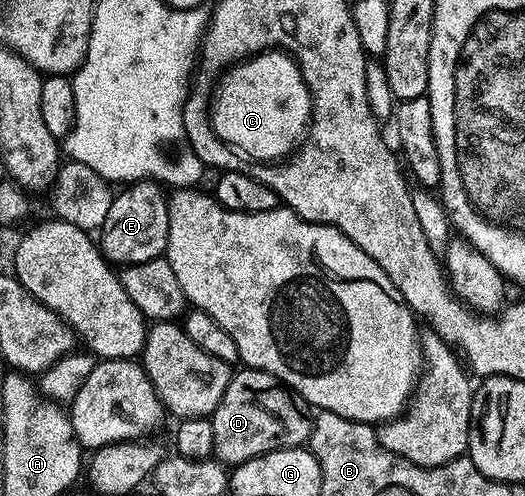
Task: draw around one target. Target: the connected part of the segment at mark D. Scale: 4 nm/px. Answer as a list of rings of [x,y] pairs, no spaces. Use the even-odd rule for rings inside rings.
[[[241,370],[233,372],[224,397],[220,397],[220,405],[216,405],[214,414],[209,416],[214,438],[213,458],[223,465],[237,465],[269,451],[309,444],[314,415],[306,399],[272,373]],[[270,395],[278,395],[278,403],[270,399]]]

